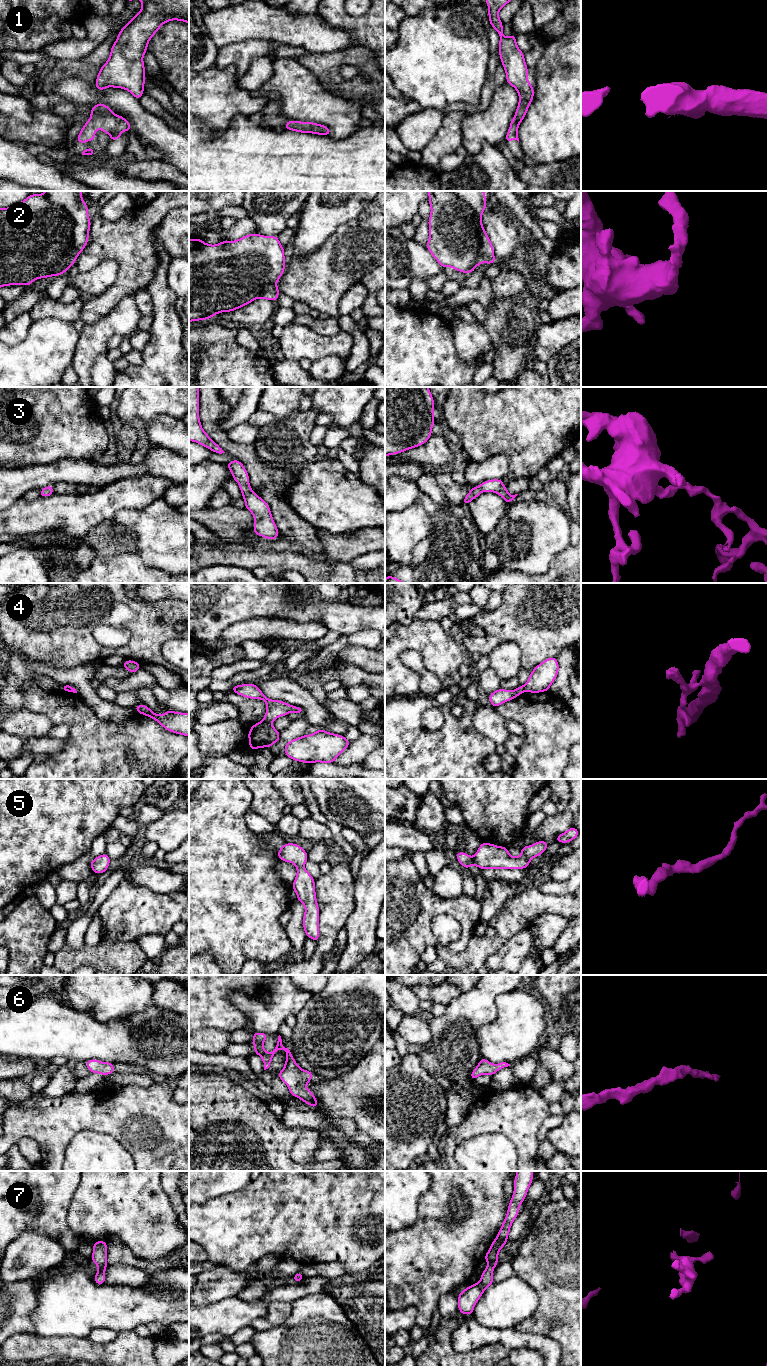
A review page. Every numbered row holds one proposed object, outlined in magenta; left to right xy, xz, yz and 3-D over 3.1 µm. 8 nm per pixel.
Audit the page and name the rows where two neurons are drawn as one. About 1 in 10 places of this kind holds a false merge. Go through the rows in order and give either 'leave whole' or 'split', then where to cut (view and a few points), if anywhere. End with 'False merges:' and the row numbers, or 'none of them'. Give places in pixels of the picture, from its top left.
1: leave whole; cut none
2: leave whole; cut none
3: leave whole; cut none
4: split; cut xz (263, 720), (270, 723)
5: leave whole; cut none
6: leave whole; cut none
7: leave whole; cut none
False merges: 4

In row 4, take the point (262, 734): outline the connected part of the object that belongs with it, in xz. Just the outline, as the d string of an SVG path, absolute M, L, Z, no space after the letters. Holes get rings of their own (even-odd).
M264 721L251 726L248 732L250 750L269 748L280 740L280 732L271 723Z

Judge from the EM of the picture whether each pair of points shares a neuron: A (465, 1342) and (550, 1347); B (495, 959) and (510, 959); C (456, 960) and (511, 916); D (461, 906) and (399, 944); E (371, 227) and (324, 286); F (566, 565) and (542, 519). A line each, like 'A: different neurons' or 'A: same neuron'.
A: same neuron
B: same neuron
C: same neuron
D: same neuron
E: same neuron
F: different neurons

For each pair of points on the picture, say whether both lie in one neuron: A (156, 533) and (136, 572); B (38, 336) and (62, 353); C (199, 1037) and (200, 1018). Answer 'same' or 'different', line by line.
A: different
B: same
C: different

